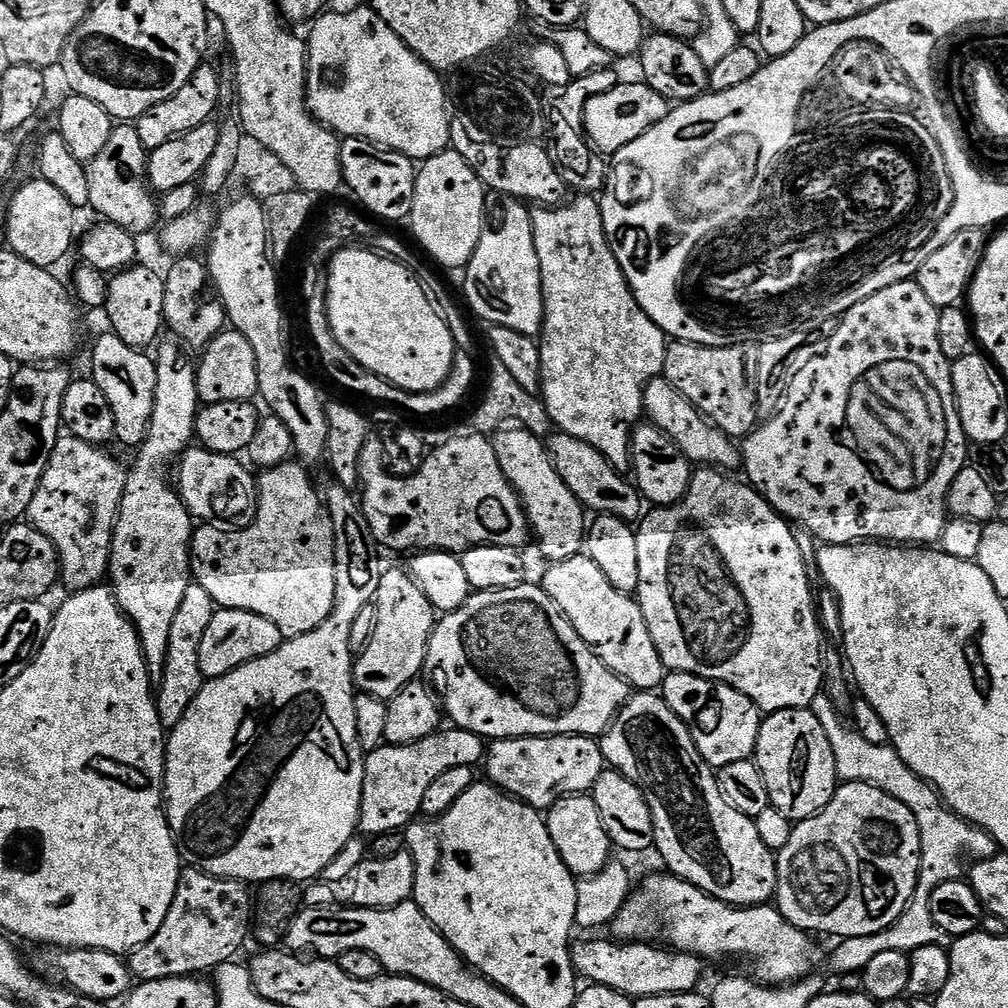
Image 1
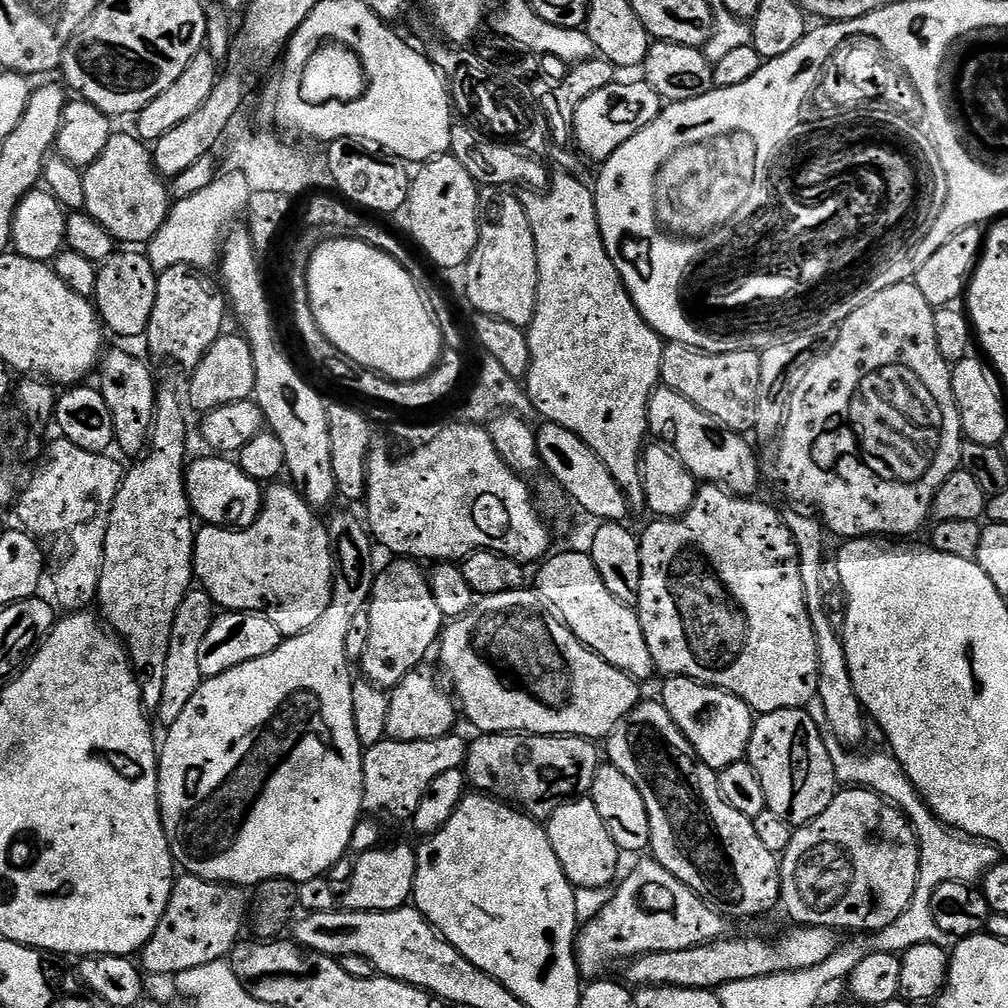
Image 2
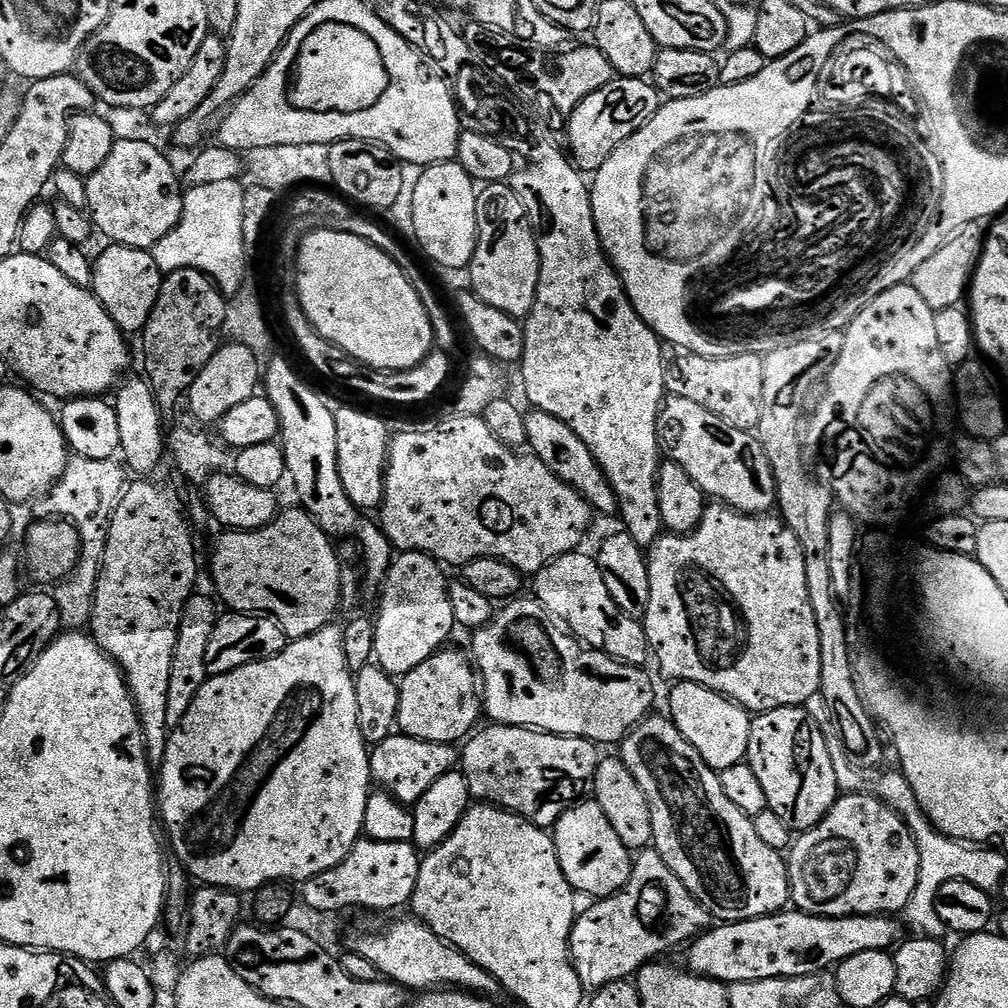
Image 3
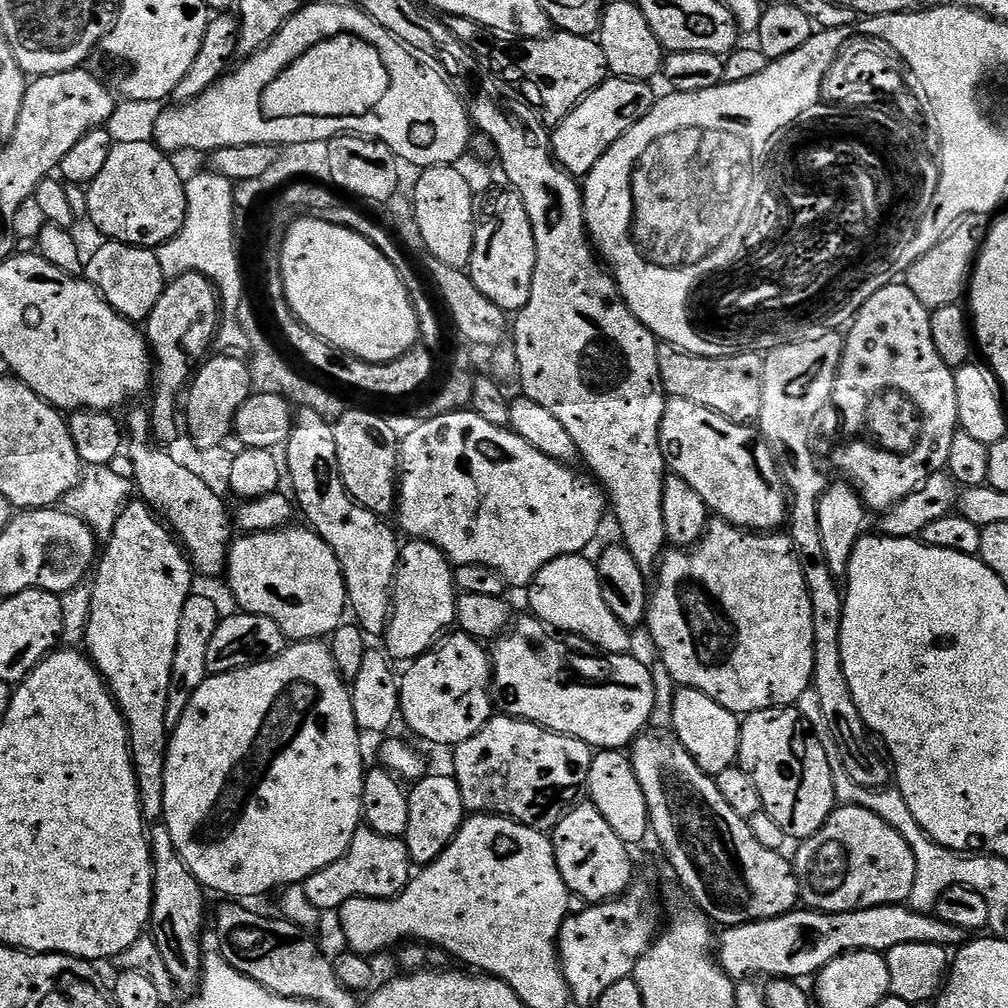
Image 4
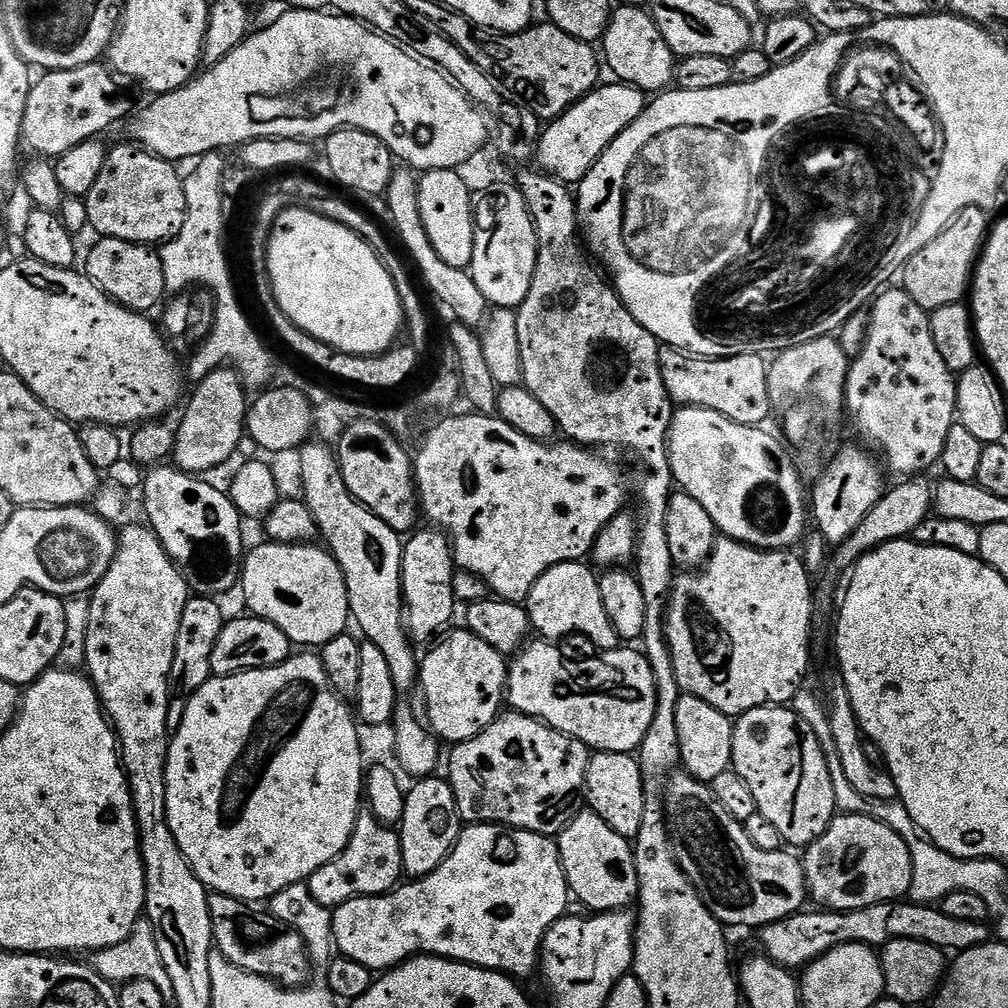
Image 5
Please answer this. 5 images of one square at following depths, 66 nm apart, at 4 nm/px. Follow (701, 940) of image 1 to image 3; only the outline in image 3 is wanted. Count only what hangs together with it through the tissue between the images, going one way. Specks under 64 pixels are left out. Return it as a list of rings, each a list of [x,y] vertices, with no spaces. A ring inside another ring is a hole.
[[[655,847],[642,848],[635,853],[632,873],[626,886],[622,886],[622,890],[618,890],[613,896],[597,899],[596,904],[586,910],[586,914],[576,917],[568,943],[572,950],[572,965],[582,986],[586,990],[595,990],[610,982],[635,977],[645,964],[651,964],[657,958],[663,957],[660,956],[663,952],[695,940],[709,924],[707,910],[694,899],[690,890],[686,890],[686,886],[672,873],[670,866],[662,862]]]

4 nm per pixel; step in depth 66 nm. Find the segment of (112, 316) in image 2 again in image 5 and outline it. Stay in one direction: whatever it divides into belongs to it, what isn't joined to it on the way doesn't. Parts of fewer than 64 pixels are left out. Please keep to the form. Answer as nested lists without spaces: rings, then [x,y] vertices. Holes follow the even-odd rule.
[[[109,236],[97,239],[97,244],[88,252],[88,257],[83,257],[82,268],[89,280],[94,281],[105,292],[105,294],[122,305],[128,308],[131,312],[139,312],[141,314],[151,313],[151,308],[159,309],[162,301],[160,299],[166,296],[164,290],[164,275],[162,274],[162,258],[159,251],[155,247],[147,244],[135,244],[134,242],[126,242],[122,238],[110,238]]]

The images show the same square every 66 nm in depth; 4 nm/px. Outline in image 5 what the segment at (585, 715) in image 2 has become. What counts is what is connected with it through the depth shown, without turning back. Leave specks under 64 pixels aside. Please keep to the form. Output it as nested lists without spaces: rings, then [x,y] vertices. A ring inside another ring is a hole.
[[[543,638],[533,639],[511,661],[506,689],[507,703],[511,711],[542,720],[559,732],[581,740],[589,750],[635,753],[642,738],[646,738],[646,730],[650,730],[650,722],[654,722],[656,691],[650,662],[644,657],[643,651],[636,649],[635,652],[632,648],[635,647],[621,646],[601,651],[593,660],[572,661],[564,657],[563,650],[555,643]]]

